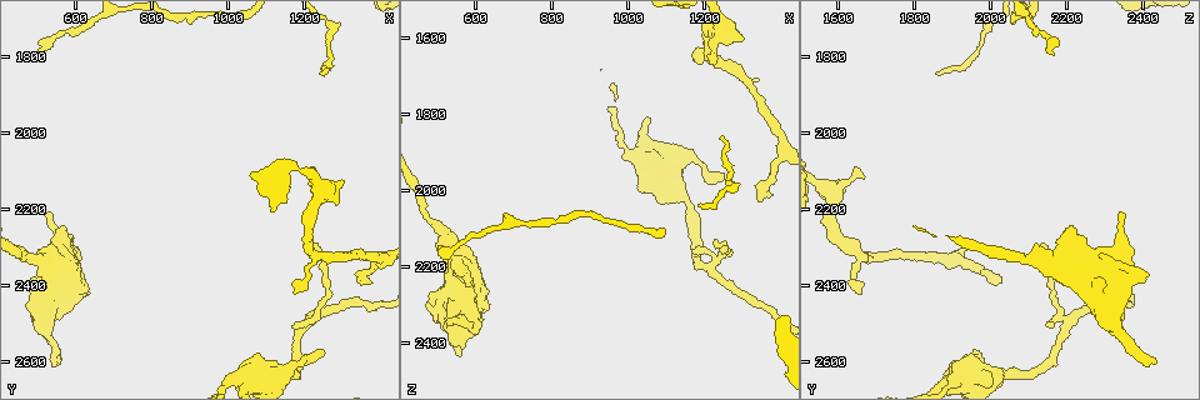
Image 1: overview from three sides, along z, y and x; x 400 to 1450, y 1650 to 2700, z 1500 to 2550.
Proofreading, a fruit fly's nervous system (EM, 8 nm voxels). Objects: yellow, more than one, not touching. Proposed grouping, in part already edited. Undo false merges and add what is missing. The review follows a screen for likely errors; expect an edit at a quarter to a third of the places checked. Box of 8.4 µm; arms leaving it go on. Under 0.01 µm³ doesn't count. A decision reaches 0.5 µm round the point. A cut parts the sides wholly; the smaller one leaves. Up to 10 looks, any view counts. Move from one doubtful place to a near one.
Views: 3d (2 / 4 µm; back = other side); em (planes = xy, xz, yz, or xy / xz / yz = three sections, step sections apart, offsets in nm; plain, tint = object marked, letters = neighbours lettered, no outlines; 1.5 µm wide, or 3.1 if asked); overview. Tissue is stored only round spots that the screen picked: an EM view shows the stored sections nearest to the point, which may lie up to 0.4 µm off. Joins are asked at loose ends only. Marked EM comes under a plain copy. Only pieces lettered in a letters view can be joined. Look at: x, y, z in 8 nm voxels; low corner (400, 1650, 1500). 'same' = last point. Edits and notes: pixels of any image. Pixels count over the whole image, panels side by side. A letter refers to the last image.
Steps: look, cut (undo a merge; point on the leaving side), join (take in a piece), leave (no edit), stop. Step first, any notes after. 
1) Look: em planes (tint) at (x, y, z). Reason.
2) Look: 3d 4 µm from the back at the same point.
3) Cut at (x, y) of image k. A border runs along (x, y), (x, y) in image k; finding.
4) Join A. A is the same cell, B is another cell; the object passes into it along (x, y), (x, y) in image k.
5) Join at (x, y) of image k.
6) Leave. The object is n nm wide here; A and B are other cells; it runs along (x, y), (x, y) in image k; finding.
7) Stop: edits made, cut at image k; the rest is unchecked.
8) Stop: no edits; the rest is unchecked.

Look: em xz step 4 (letters) at (1240, 2565, 1955). Thin end.

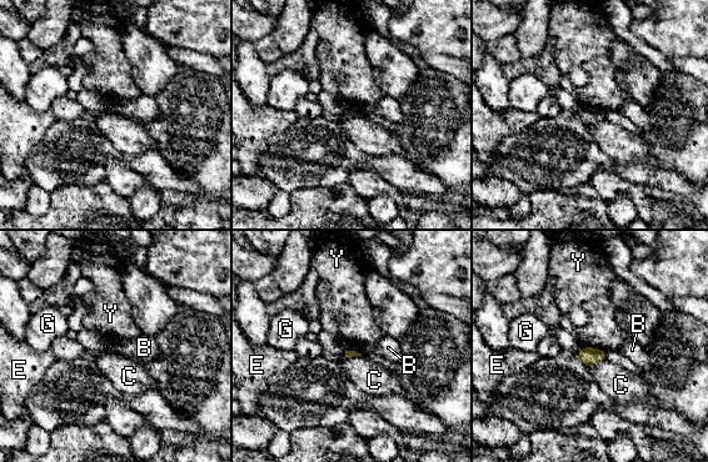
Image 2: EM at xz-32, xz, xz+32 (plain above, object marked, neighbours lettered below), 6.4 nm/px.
Look: em planes (letters) at the same point. Another direction.

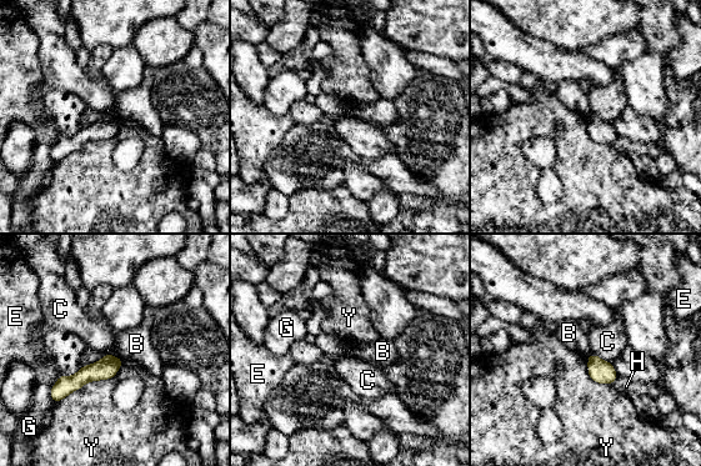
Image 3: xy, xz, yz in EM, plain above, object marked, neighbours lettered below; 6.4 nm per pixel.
Leave. B, C, E, G, H and Y are other cells; it runs along (118, 361), (85, 374), (55, 397) in image 3; no lettered piece goes on from it.

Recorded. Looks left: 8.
Look: em xy step 4 (letters) at (1225, 2115, 1665). Tapers out.

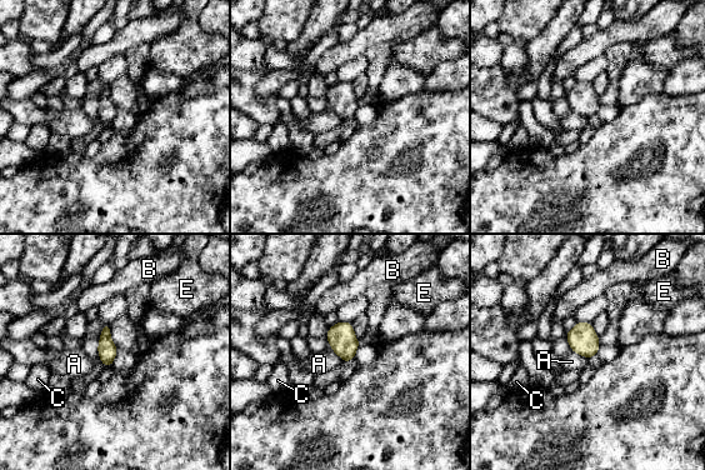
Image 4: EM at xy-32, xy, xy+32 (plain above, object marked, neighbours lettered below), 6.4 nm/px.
Look: em planes (letters) at the same point.

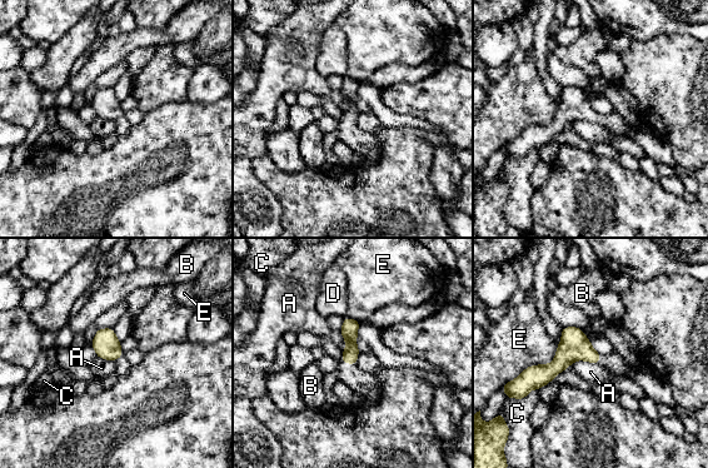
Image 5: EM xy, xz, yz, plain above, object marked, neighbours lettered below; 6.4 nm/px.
Leave. The object is 100 nm wide here; A, B, C, D and E are other cells; no lettered piece goes on from it.

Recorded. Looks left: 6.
Look: 3d 4 µm at (505, 2330, 2105).

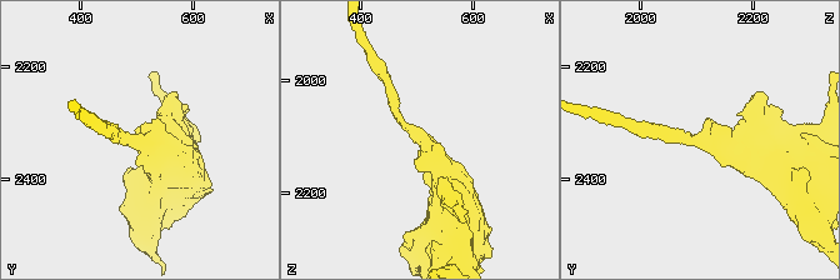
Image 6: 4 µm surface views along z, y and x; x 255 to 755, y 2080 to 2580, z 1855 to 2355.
Look: em planes (tint) at (505, 2330, 2100). The arms are 170, 440 nm wide; shape alone is not enough.

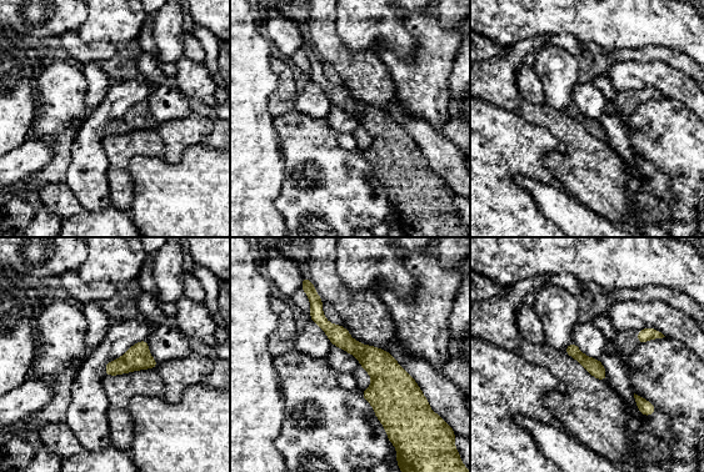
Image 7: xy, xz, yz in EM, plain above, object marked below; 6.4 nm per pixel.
Look: em planes (letters) at the same point. What lies round it.

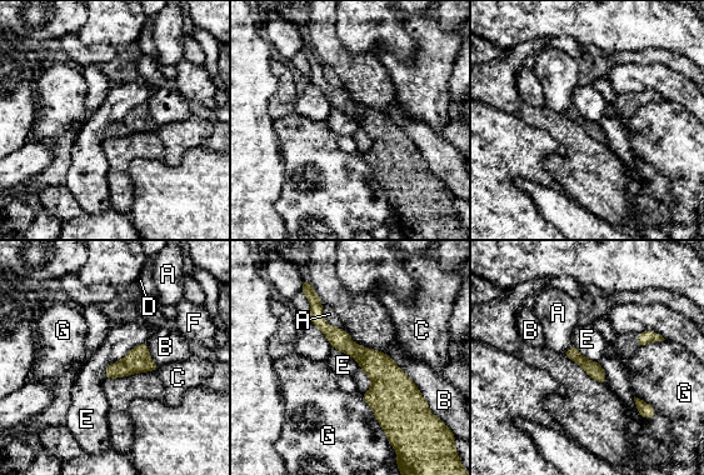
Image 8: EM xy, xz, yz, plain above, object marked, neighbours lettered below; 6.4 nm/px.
Leave. The object is 100 nm wide here; A, B, C, D, E, F and G are other cells; it runs along (316, 304), (316, 319), (389, 383), (392, 430) in image 8; continuous, no second cell.

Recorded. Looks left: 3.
Look: em planes (letters) at (555, 2600, 2430). An open end.

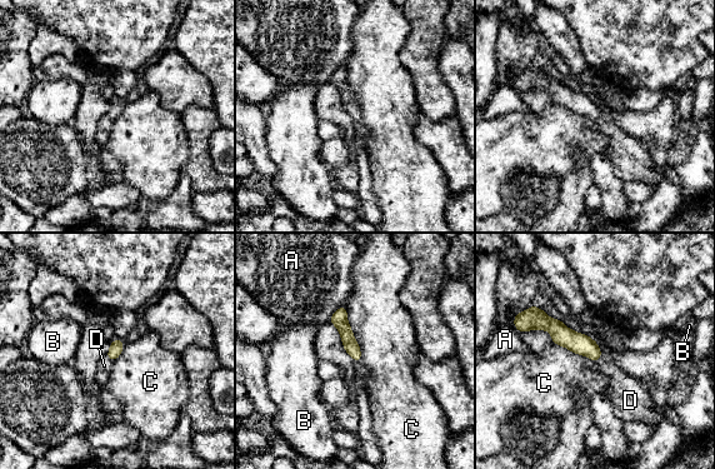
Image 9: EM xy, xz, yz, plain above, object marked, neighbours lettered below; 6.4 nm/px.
Join D. D is the same cell, A, B and C are other cells; the cell continues.

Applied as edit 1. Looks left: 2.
Stop: edits made, join at image 9; the rest is unchecked.

